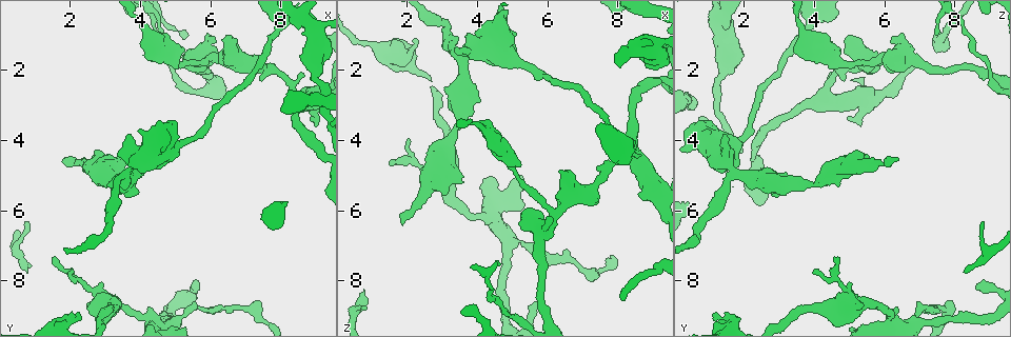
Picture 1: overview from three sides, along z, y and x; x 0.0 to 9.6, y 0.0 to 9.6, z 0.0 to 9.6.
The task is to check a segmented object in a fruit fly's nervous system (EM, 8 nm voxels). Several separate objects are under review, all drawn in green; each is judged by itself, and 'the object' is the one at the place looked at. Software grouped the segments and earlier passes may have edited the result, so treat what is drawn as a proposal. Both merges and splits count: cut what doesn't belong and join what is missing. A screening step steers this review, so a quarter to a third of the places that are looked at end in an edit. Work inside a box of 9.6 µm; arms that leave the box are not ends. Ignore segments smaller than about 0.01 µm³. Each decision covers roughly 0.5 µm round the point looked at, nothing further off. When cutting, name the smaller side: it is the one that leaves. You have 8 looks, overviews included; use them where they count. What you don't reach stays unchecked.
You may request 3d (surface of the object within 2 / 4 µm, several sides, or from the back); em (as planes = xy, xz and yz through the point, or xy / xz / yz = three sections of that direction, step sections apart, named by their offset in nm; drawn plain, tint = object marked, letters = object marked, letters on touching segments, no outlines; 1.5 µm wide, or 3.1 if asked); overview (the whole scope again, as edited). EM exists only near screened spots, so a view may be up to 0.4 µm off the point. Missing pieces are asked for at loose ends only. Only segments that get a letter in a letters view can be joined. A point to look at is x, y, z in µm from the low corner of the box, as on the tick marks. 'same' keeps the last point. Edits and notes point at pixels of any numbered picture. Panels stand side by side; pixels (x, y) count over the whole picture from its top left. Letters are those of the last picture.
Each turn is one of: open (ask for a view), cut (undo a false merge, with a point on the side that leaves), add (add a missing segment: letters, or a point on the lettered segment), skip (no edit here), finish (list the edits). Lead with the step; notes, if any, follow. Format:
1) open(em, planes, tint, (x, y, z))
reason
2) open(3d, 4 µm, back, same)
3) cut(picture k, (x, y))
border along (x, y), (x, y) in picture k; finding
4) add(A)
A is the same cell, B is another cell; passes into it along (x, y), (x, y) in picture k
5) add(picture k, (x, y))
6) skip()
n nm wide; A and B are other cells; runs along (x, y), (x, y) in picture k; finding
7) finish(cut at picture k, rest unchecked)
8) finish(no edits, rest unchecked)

open(3d, 4 µm, back, (5.70, 8.10, 8.65))
long arm stops here

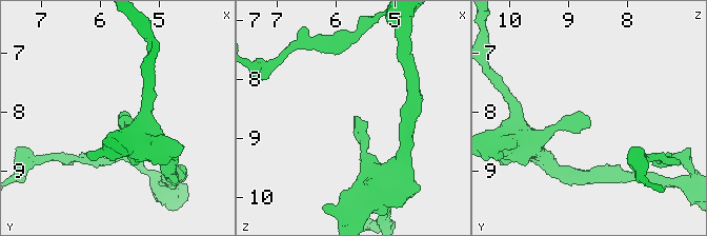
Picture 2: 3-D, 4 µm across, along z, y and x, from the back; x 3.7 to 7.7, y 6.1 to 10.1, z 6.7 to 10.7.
open(em, yz, step 8, tint, (5.70, 8.10, 8.60))
shape alone is not enough

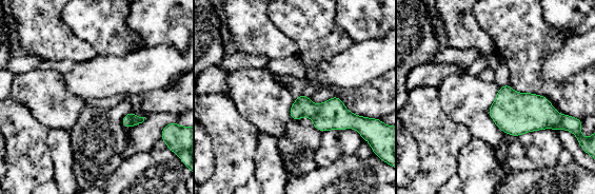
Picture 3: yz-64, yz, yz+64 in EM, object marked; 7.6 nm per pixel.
open(em, planes, letters, same)

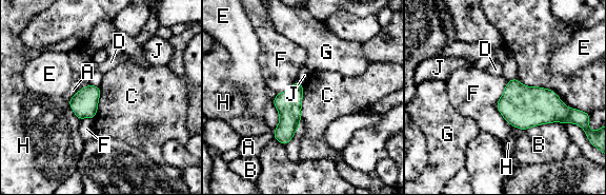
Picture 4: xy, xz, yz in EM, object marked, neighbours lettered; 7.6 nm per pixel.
skip()
A, B, C, D, E, F, G, H and J are other cells; border along (297, 80), (302, 84) in picture 4; no lettered segment goes on from it

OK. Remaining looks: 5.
open(3d, 4 µm, (3.35, 5.25, 3.65))
narrows sharply

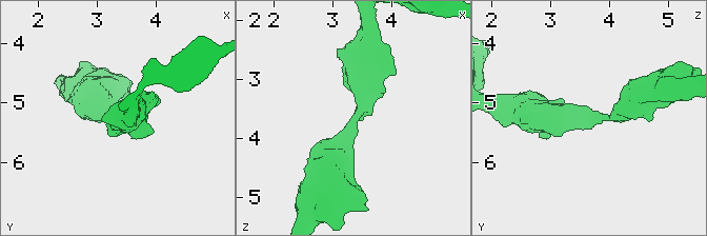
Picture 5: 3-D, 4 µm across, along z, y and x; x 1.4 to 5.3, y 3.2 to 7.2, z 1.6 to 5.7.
open(em, planes, letters, (3.40, 5.25, 3.70))
arms of 360, 500 nm

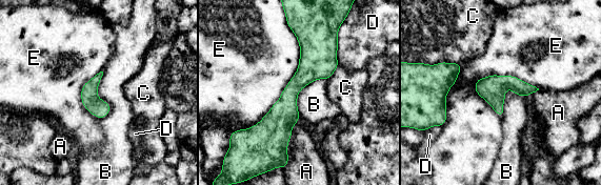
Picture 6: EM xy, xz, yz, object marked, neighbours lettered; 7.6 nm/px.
skip()
A, B, C, D and E are other cells; runs along (304, 29), (283, 153) in picture 6; one neuron here

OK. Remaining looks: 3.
open(em, xz, step 4, tint, (1.95, 9.20, 1.60))
calibre changes

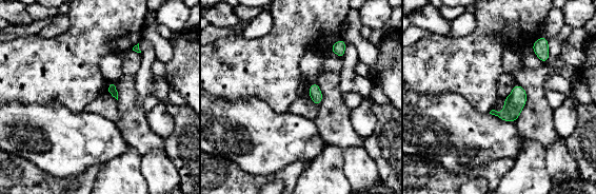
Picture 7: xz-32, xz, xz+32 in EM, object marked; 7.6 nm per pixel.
open(em, xy, step 4, tint, same)
another direction

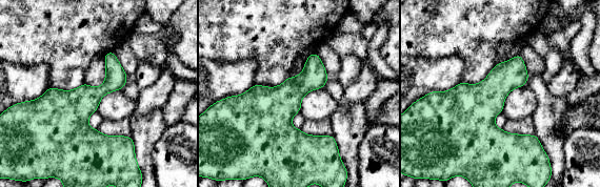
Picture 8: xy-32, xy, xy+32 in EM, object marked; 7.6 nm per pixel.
open(em, xy, step 4, letters, same)

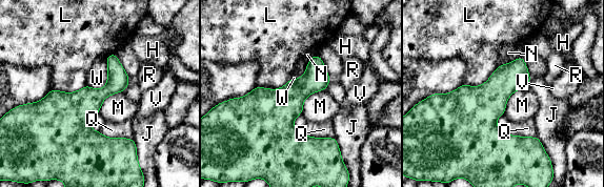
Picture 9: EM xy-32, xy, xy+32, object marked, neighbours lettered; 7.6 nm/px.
skip()
H, J, L, M, N, Q, R, V and W are other cells; border along (325, 88), (306, 98), (301, 113) in picture 9; all the same neuron

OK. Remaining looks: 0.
finish(no edits, rest unchecked)

